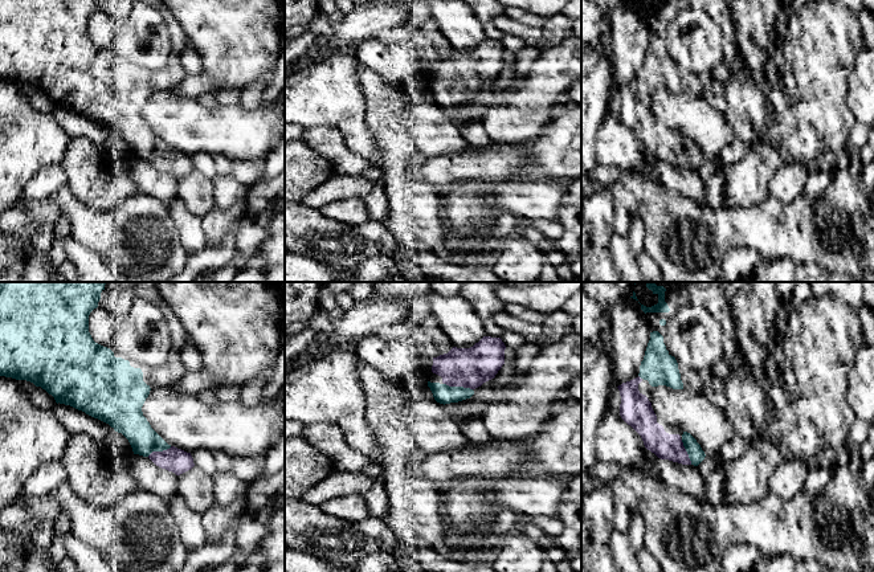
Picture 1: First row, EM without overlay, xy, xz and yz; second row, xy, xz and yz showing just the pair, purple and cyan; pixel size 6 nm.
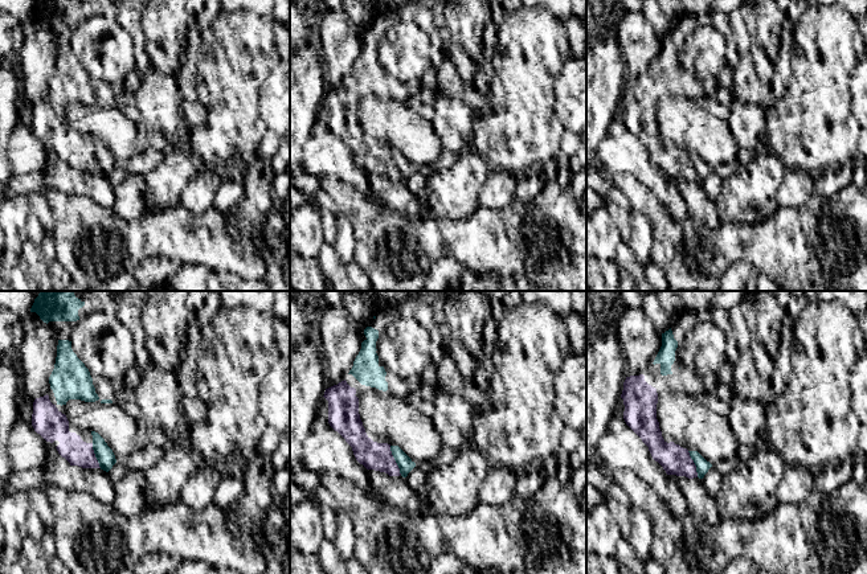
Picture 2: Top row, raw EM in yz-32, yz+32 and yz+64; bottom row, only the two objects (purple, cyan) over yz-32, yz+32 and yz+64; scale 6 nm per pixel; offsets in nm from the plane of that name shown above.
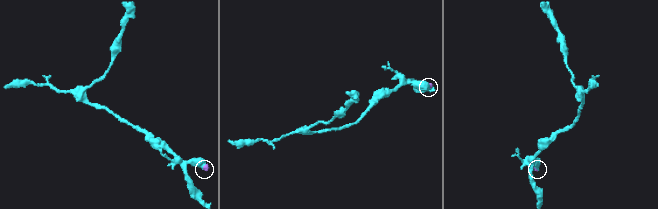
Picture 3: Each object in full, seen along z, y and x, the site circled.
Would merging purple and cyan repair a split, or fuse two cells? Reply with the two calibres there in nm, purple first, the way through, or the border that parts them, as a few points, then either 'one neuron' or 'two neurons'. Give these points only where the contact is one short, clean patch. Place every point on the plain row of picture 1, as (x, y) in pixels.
calibres 240 and 120 nm; one neuron

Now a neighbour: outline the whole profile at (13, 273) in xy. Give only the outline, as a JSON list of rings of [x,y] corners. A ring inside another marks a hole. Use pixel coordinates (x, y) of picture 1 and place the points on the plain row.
[[[25,260],[15,261],[4,271],[0,271],[0,282],[19,282],[24,271]]]

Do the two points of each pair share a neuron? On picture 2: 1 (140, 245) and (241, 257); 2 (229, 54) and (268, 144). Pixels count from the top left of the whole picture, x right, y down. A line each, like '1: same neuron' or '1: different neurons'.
1: same neuron
2: different neurons

